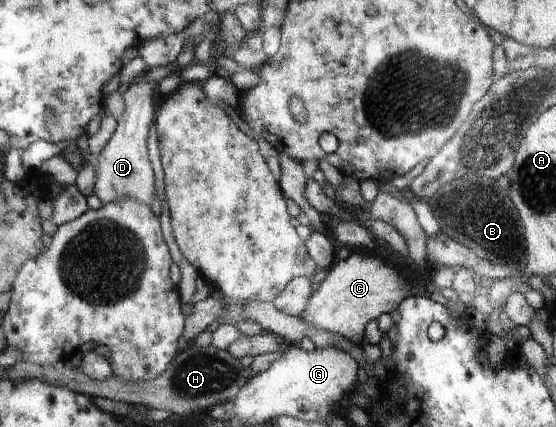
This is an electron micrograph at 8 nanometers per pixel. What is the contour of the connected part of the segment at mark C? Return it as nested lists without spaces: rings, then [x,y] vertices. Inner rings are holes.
[[[355,251],[348,259],[335,263],[335,266],[328,271],[327,277],[317,284],[315,294],[311,295],[311,300],[306,310],[302,312],[301,319],[319,330],[337,333],[359,345],[361,339],[363,339],[365,325],[371,319],[377,320],[381,313],[394,315],[399,303],[409,295],[409,289],[405,289],[403,283],[401,283],[401,277],[399,277],[401,271],[397,273],[397,270],[399,270],[397,267],[393,269],[391,265],[385,265],[385,262],[387,262],[385,259],[381,261],[381,257],[377,259],[377,257],[369,257],[369,253]]]

